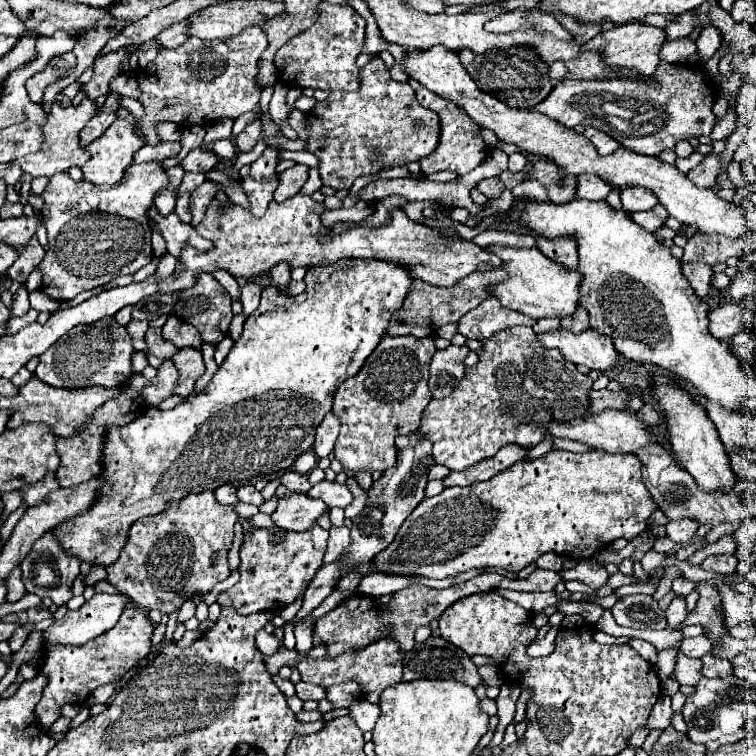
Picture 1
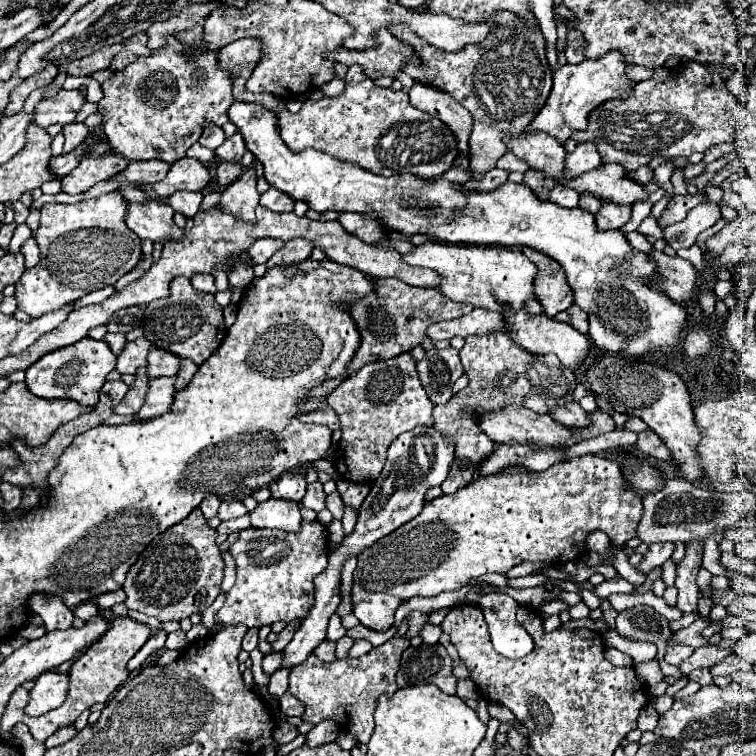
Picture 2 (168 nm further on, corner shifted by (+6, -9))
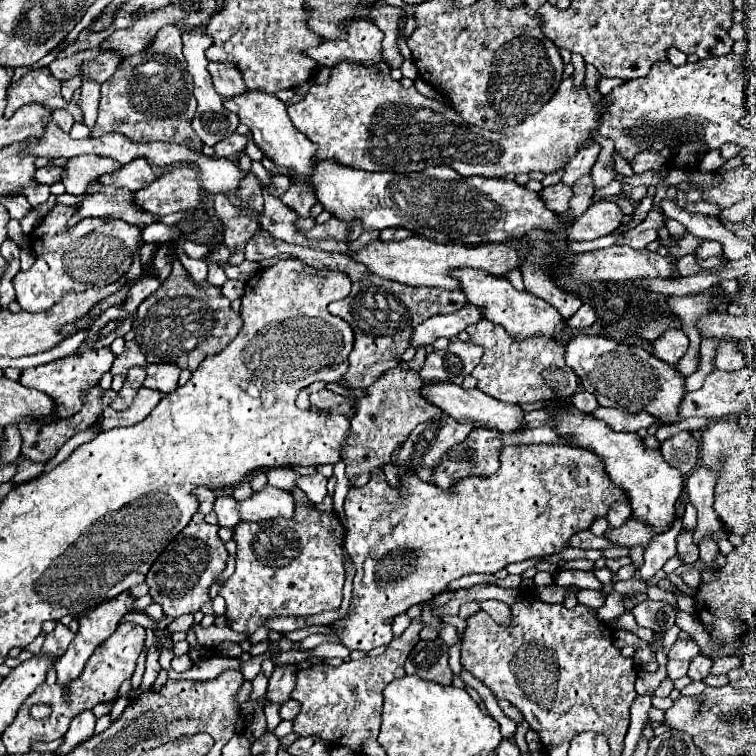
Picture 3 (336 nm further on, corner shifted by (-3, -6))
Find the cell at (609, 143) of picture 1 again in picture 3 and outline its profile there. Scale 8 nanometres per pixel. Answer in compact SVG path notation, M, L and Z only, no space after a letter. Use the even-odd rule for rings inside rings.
M591 142L589 146L583 146L575 158L571 158L565 166L565 174L561 178L561 182L567 186L573 186L581 176L589 174L597 156L601 152L601 146L597 142Z

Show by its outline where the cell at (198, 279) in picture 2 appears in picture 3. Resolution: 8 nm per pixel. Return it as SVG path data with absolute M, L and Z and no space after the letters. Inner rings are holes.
M179 248L179 262L187 268L187 272L191 274L191 278L201 284L207 280L207 264L203 260L195 260L195 258L189 258L181 248Z

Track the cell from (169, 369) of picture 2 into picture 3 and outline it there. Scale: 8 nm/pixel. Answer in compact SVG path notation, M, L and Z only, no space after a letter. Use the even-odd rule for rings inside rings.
M149 364L145 370L147 370L147 378L145 378L143 386L157 388L165 394L169 394L177 388L179 372L181 372L181 368L177 364Z

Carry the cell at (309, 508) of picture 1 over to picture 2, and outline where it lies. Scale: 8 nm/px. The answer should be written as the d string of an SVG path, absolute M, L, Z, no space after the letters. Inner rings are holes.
M268 499L258 503L258 507L250 513L252 527L268 527L282 531L298 531L302 523L302 515L296 501L286 499Z

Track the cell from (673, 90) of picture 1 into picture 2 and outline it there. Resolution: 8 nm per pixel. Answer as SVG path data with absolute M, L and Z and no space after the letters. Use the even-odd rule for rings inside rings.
M684 63L678 69L666 69L658 67L654 69L654 75L646 81L640 81L634 85L634 93L626 99L610 99L596 107L590 113L588 129L572 133L572 139L578 143L592 141L598 145L598 151L602 155L602 163L618 163L624 167L626 173L636 171L642 165L648 165L654 157L690 157L692 153L700 151L704 153L712 145L718 143L736 143L736 135L740 131L742 119L744 119L744 105L728 91L728 81L720 73L710 71L702 63Z

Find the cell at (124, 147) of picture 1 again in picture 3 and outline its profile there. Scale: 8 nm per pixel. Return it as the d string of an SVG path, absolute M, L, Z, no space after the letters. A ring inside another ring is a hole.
M95 154L75 156L67 162L61 182L65 184L65 192L79 196L85 192L89 182L101 178L103 174L111 174L119 168L121 166L115 160L109 160L103 156L95 156Z

